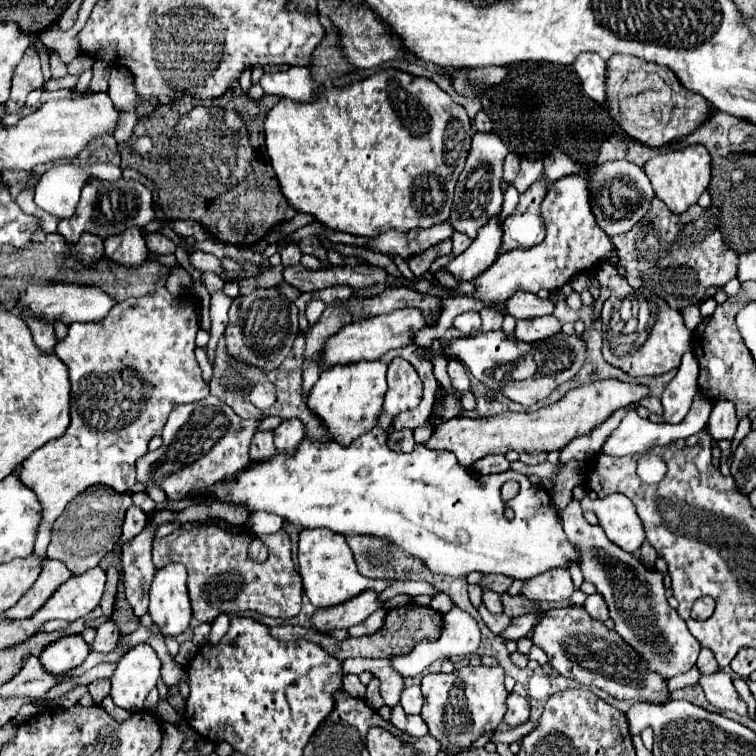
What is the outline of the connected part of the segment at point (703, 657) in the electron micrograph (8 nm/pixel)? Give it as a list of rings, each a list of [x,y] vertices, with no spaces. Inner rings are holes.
[[[704,647],[704,649],[700,651],[698,661],[696,661],[696,667],[698,667],[700,673],[714,673],[714,671],[718,669],[718,663],[716,663],[716,659],[714,659],[714,655],[712,655],[710,649]]]

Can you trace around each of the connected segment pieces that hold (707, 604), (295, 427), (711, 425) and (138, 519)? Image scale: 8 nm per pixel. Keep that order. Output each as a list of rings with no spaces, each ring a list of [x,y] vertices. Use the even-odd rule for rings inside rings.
[[[700,597],[692,607],[692,619],[708,619],[714,613],[714,599],[712,597]]]
[[[298,419],[280,423],[274,429],[274,445],[278,453],[296,453],[296,445],[304,439],[304,425]]]
[[[730,401],[714,403],[708,425],[706,425],[706,429],[714,437],[714,441],[732,439],[732,435],[736,433],[736,425],[738,425],[738,419],[736,419],[734,405]]]
[[[132,505],[126,511],[126,519],[124,519],[124,529],[122,529],[120,543],[132,541],[132,537],[136,537],[144,529],[144,523],[146,523],[146,513],[140,511],[136,505]]]

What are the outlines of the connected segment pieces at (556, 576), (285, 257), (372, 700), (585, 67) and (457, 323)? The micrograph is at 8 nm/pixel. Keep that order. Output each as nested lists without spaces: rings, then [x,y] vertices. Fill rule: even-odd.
[[[552,569],[542,575],[536,575],[528,581],[524,581],[524,587],[520,595],[532,601],[562,601],[570,599],[574,593],[574,585],[570,579],[570,573],[566,569]]]
[[[288,243],[286,247],[282,247],[282,265],[296,265],[300,263],[300,257],[302,257],[302,251],[298,247],[298,243]]]
[[[373,677],[372,681],[368,683],[368,687],[366,687],[366,695],[364,695],[364,701],[366,701],[372,709],[376,709],[376,711],[384,705],[384,701],[382,701],[382,697],[380,697],[380,681],[378,678]]]
[[[582,53],[576,59],[574,69],[582,81],[584,93],[592,101],[604,103],[606,101],[606,61],[596,53]]]
[[[460,313],[452,323],[462,335],[474,335],[480,331],[480,315],[478,313]]]

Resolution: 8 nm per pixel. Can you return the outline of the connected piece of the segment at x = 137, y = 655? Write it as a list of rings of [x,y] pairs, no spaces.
[[[148,643],[136,645],[118,661],[114,675],[110,677],[112,701],[132,713],[140,711],[148,693],[156,687],[160,665],[156,651]]]

